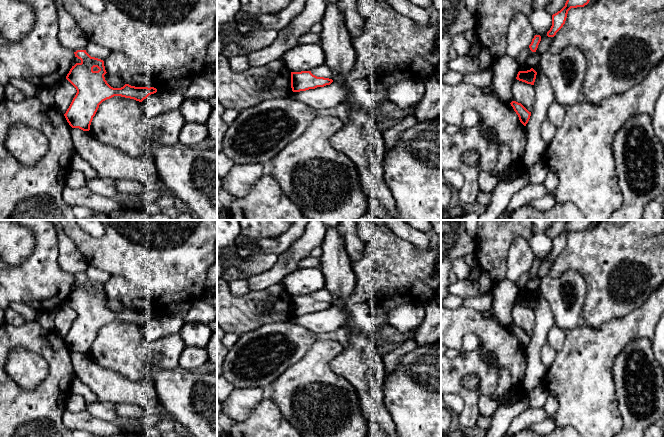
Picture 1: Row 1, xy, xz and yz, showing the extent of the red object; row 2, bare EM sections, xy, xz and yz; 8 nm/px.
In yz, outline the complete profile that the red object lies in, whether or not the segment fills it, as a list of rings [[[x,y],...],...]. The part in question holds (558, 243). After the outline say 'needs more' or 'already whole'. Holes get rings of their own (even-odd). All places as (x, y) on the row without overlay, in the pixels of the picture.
[[[569,220],[565,230],[560,235],[552,239],[552,250],[547,256],[547,260],[554,261],[565,248],[568,235],[571,232],[584,231],[589,227],[591,221],[592,220]]]; already whole

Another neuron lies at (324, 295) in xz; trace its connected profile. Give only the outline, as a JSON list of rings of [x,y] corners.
[[[325,288],[318,290],[310,295],[313,299],[317,301],[324,301],[324,302],[329,302],[329,303],[332,303],[333,301],[333,297],[331,293]]]

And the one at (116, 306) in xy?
[[[107,297],[104,299],[107,307],[113,312],[121,312],[125,309],[124,303],[121,301],[110,300]]]

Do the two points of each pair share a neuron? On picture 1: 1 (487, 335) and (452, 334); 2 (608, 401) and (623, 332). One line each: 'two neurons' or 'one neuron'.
1: one neuron
2: one neuron

